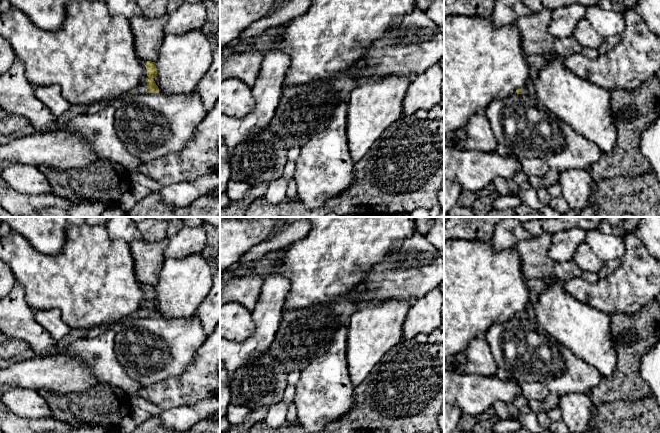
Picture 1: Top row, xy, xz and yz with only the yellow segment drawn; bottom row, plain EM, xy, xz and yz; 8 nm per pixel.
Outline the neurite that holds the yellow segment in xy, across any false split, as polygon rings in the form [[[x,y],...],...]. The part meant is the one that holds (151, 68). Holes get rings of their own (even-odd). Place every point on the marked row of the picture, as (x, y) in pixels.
[[[141,60],[144,67],[144,79],[139,86],[134,88],[130,93],[132,94],[147,94],[159,93],[159,88],[156,85],[154,78],[157,76],[157,68],[155,62]]]

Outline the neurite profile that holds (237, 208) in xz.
[[[270,183],[253,184],[253,188],[240,200],[231,200],[227,207],[220,208],[220,217],[244,217],[251,203],[259,197],[263,197]]]

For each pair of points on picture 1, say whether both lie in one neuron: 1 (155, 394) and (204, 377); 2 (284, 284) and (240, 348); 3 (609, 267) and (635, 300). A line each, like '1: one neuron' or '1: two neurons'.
1: one neuron
2: one neuron
3: two neurons

